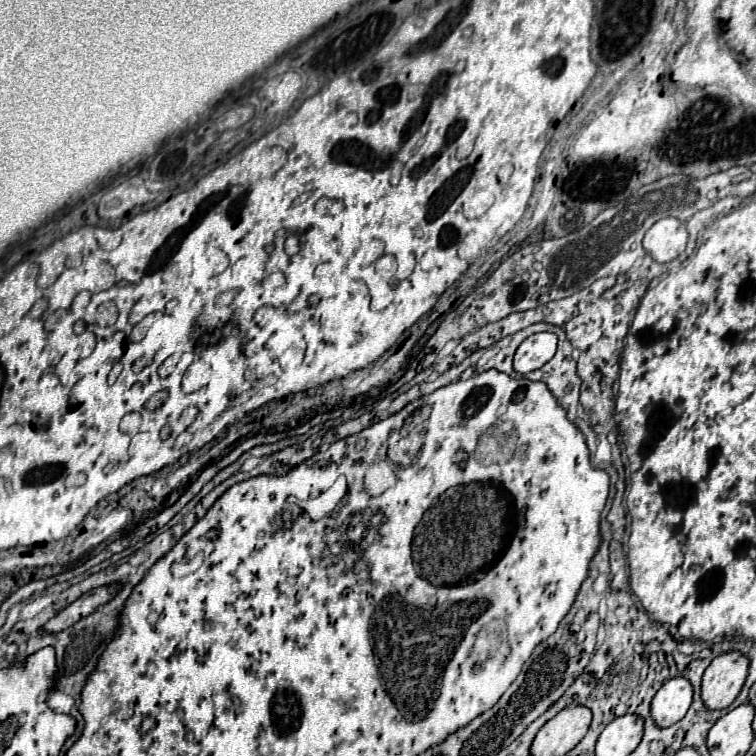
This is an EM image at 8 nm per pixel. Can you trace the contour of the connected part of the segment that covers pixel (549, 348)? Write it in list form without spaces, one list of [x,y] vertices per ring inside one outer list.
[[[535,333],[519,345],[513,359],[513,367],[521,375],[535,371],[555,355],[555,349],[557,349],[555,333]]]

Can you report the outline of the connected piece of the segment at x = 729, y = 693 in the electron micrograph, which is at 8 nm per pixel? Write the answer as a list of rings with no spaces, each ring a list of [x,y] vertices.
[[[739,651],[721,653],[703,673],[701,699],[709,709],[725,709],[739,695],[749,669],[749,659]]]

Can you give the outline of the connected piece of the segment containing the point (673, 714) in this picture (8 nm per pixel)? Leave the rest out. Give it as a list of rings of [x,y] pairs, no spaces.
[[[675,677],[663,683],[651,701],[651,717],[657,727],[671,727],[681,721],[691,705],[693,687],[685,677]]]

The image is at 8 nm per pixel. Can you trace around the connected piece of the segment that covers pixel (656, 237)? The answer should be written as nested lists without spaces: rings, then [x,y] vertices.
[[[665,217],[645,233],[643,247],[657,263],[667,263],[685,251],[687,237],[685,223],[675,217]]]

